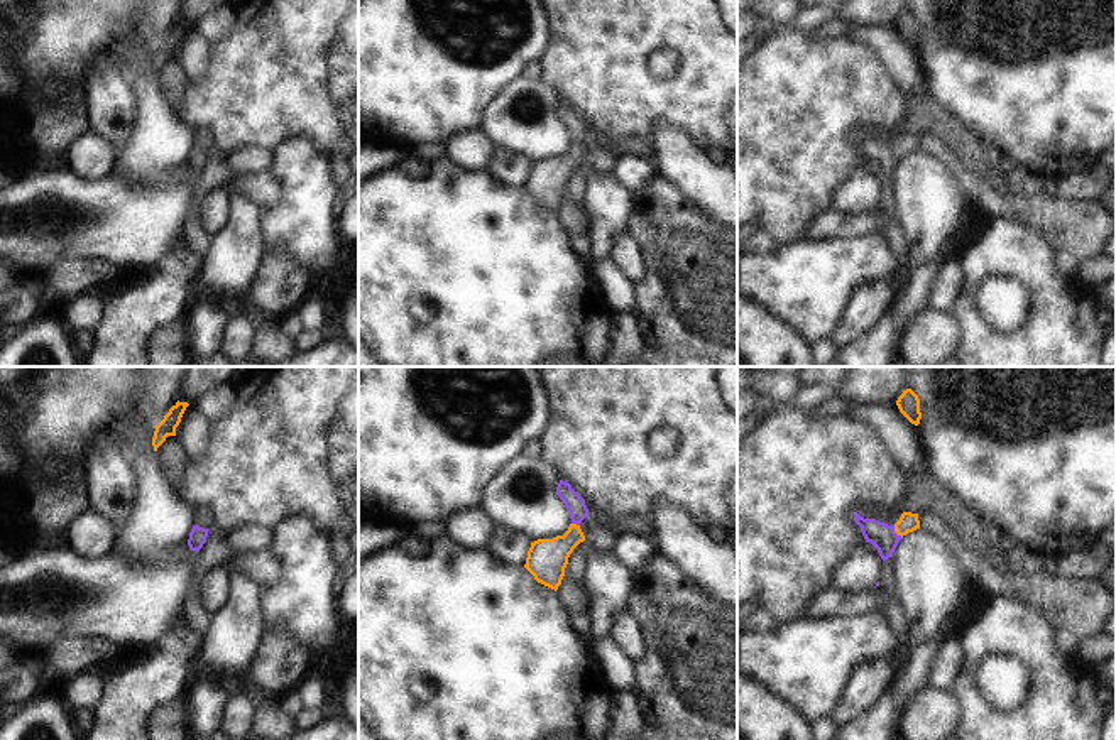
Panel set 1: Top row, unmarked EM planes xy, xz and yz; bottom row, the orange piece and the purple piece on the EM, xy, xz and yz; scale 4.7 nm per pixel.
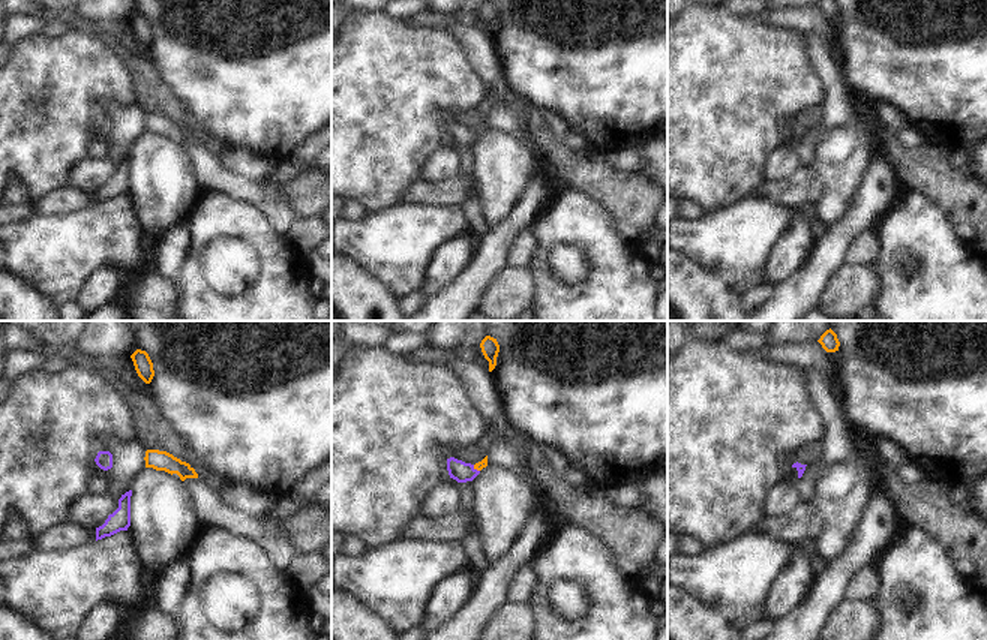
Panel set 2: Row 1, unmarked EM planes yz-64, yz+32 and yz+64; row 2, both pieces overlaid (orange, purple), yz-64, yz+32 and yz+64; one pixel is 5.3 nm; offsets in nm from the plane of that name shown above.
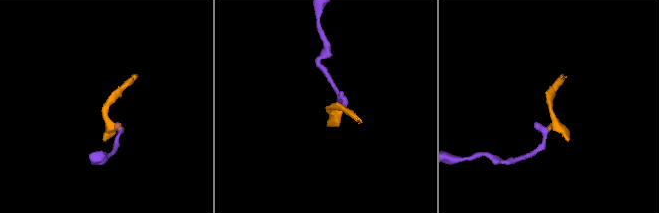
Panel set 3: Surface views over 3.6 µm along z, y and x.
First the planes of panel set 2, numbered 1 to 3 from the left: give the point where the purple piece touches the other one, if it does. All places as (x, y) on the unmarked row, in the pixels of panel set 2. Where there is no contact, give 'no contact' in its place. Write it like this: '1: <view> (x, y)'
1: no contact
2: yz+32 (476, 132)
3: no contact

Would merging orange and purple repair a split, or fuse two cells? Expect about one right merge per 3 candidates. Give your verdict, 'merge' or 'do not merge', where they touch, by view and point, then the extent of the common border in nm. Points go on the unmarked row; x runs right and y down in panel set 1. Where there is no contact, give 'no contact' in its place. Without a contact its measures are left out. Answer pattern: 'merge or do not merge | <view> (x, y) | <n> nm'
merge | yz (897, 154) | 80 nm

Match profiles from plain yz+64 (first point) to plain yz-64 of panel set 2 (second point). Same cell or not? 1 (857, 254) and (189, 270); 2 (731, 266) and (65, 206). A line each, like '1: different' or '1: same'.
1: different
2: different

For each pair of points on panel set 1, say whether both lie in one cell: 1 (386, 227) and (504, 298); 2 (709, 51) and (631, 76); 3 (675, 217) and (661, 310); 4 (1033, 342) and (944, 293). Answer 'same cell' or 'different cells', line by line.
1: same cell
2: same cell
3: same cell
4: different cells

